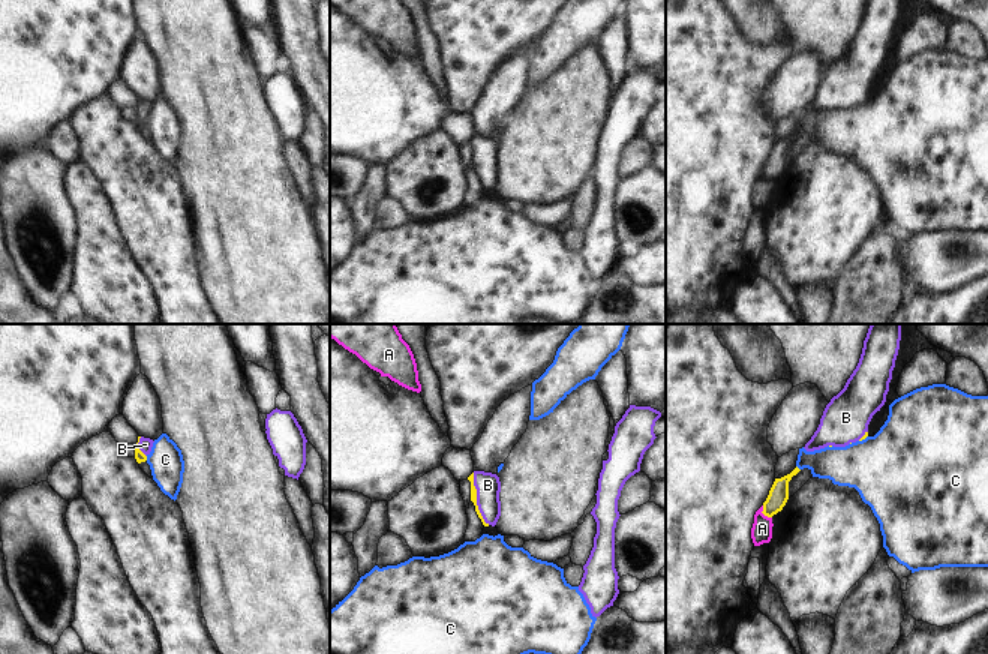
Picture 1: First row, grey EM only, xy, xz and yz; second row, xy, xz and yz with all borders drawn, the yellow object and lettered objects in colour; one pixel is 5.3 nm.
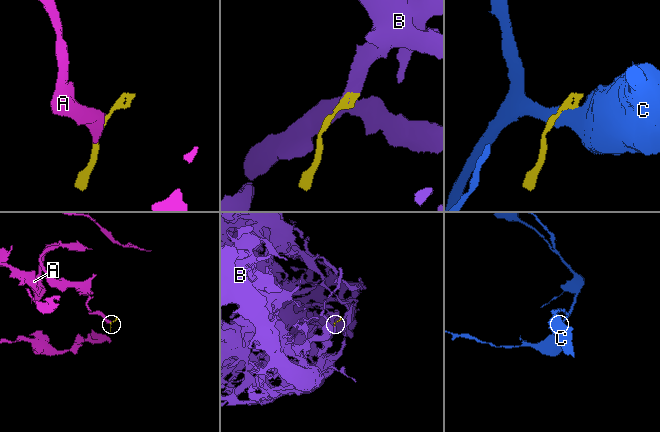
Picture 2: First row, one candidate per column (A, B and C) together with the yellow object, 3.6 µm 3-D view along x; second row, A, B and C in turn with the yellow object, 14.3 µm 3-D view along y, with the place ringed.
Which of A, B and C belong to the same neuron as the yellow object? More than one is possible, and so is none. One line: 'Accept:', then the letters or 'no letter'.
Accept: B

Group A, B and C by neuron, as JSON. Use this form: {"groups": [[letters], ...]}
{"groups": [["A"], ["B"], ["C"]]}

